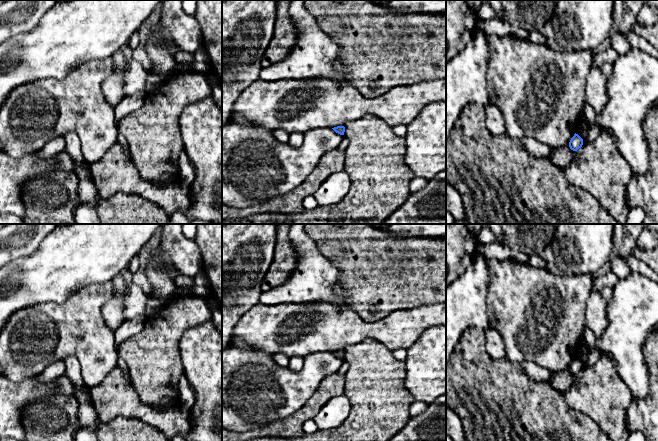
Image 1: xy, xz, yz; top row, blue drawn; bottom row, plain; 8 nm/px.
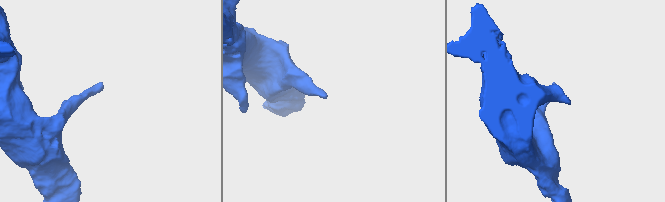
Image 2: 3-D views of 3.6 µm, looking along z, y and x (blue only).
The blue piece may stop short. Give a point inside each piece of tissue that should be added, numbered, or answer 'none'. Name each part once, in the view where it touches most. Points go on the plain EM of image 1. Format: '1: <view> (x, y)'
none

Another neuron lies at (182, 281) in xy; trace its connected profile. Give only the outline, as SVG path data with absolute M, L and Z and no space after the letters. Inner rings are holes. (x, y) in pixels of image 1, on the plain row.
M179 275L174 279L175 286L179 288L192 288L194 286L194 281L192 277Z

